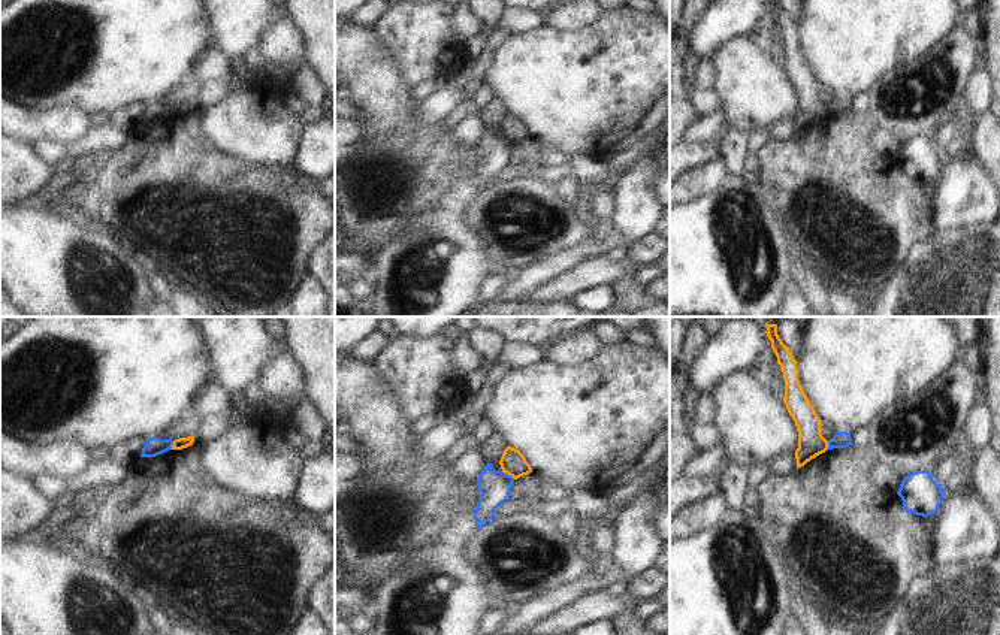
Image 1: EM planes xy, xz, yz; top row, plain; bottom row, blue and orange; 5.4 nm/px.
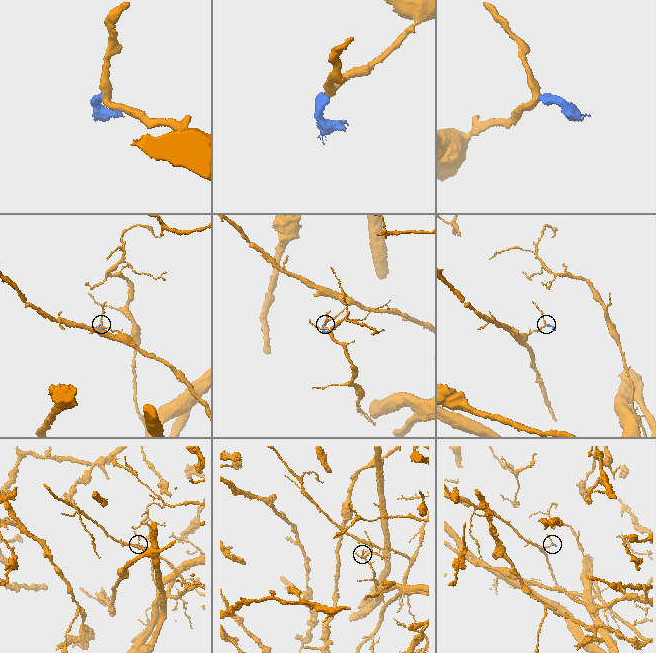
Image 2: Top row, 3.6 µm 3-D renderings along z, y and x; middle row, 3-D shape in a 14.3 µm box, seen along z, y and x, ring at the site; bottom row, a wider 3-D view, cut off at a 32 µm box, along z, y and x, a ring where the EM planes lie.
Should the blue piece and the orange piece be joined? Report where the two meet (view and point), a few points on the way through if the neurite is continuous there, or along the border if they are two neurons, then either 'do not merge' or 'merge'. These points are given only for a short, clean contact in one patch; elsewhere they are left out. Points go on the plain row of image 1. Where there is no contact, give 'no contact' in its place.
xz (507, 139) | along xz (501, 136), (514, 144) | do not merge

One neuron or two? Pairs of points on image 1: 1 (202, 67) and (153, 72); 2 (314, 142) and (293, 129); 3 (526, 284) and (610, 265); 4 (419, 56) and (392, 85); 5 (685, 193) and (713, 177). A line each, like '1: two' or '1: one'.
1: two
2: two
3: two
4: two
5: one

